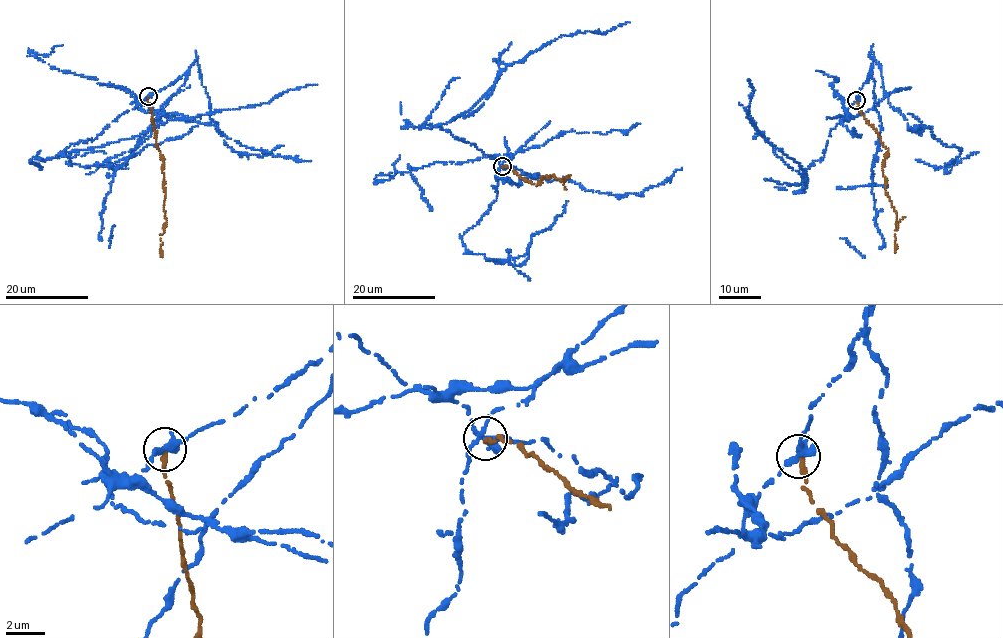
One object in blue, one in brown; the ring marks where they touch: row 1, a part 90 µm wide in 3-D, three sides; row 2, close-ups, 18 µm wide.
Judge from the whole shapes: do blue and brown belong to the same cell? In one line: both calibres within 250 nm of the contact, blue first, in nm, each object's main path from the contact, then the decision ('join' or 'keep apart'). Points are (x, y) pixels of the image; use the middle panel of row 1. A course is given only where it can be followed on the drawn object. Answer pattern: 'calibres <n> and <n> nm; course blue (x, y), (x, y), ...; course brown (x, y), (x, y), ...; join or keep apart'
calibres 380 and 320 nm; course blue (502, 166), (449, 130), (423, 126), (434, 127), (465, 113), (507, 66), (562, 35), (605, 34), (629, 22); course brown (502, 167), (507, 166), (536, 185), (545, 175), (553, 175), (563, 182), (570, 175); keep apart

